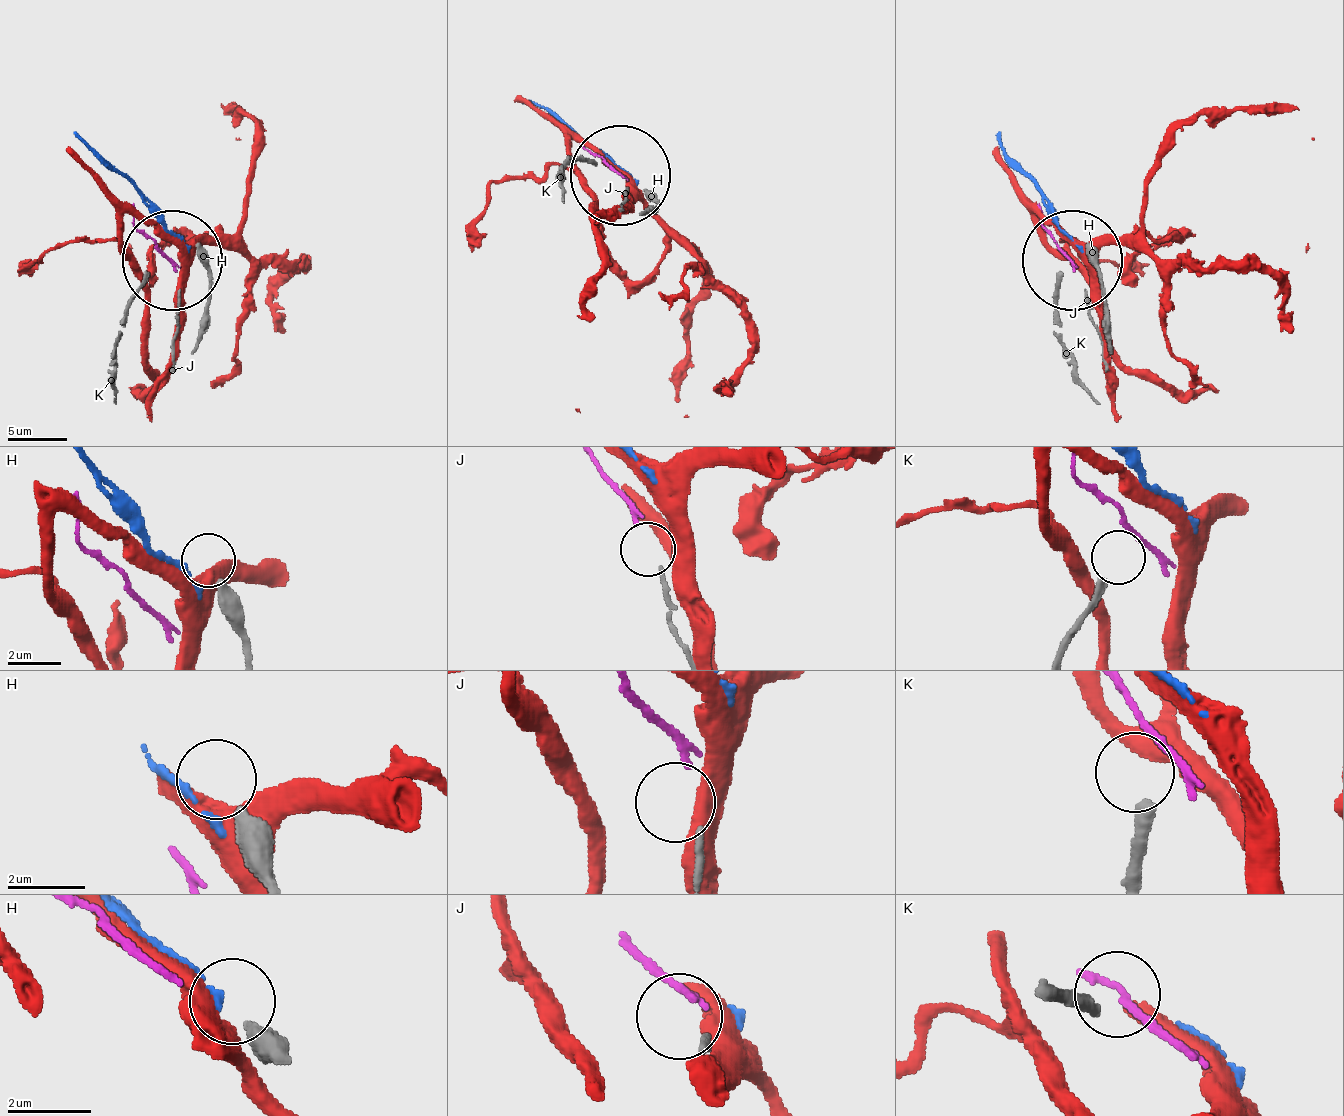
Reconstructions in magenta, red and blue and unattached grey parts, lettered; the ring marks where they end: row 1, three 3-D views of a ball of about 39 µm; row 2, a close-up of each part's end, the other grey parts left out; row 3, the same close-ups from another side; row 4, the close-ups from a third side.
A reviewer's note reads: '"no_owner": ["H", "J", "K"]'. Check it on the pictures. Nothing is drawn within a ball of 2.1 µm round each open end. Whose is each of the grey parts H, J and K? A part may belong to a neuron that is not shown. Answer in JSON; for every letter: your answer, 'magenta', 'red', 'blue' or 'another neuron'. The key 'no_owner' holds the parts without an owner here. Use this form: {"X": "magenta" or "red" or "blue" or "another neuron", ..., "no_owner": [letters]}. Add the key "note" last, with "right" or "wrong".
{"H": "another neuron", "J": "magenta", "K": "another neuron", "no_owner": ["H", "K"], "note": "wrong"}

